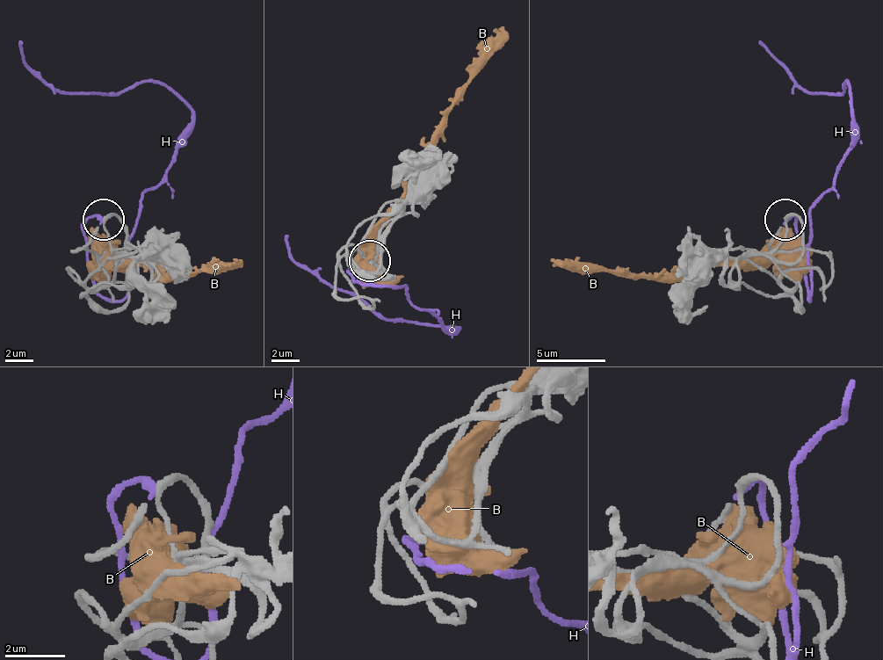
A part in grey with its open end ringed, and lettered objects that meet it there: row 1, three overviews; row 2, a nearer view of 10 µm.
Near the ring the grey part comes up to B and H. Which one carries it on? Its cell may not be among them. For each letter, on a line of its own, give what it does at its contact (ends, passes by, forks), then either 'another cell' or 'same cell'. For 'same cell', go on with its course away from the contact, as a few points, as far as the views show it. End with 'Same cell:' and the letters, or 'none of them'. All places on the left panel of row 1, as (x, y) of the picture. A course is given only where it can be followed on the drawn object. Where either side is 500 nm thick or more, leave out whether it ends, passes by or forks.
B: another cell
H: it ends | same cell | via (104, 219), (83, 225), (87, 260), (118, 301), (142, 194), (191, 112), (149, 81), (56, 91), (18, 39)
Same cell: H

